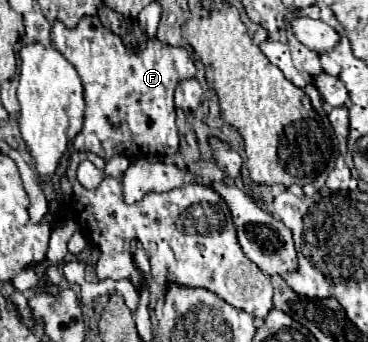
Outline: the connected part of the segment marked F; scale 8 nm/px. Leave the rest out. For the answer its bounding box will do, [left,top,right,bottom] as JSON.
[51,16,197,160]

